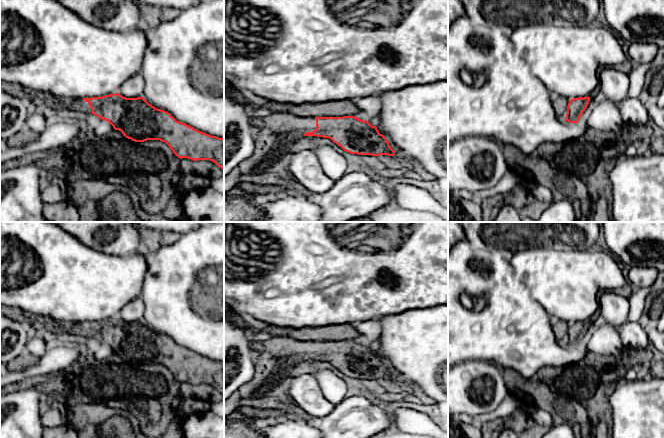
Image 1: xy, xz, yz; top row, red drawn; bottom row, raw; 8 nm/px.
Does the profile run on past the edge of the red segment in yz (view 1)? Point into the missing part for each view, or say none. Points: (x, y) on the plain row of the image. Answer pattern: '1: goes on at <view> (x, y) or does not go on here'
1: does not go on here

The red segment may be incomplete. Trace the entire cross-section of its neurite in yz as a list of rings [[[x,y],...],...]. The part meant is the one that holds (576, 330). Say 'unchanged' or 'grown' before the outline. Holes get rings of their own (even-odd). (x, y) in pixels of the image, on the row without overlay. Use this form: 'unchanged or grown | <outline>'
unchanged | [[[579,321],[571,323],[567,330],[566,345],[569,347],[578,347],[582,337],[587,332],[590,321]]]

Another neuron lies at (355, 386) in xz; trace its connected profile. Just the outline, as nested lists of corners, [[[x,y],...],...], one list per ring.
[[[304,360],[307,368],[310,370],[327,369],[332,371],[335,375],[340,377],[347,386],[347,396],[360,395],[365,397],[373,405],[387,408],[387,403],[380,398],[379,394],[368,389],[361,379],[351,378],[344,375],[340,370],[334,367],[329,362],[317,361],[317,360]]]

